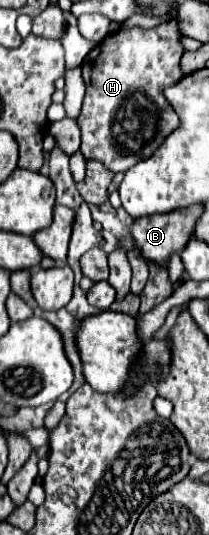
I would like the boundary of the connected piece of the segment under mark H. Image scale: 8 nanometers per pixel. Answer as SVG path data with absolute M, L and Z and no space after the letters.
M168 20L162 22L160 26L154 28L130 28L130 30L118 30L104 38L104 52L100 46L96 46L84 60L82 64L82 76L86 84L86 96L84 96L84 106L82 114L78 118L78 126L82 130L82 154L86 160L98 160L102 162L108 170L112 172L126 172L130 170L136 162L142 162L144 158L152 156L160 142L172 130L180 126L180 120L172 106L166 102L162 90L166 86L172 86L184 78L180 70L180 56L184 54L184 48L180 44L180 30L178 22Z

